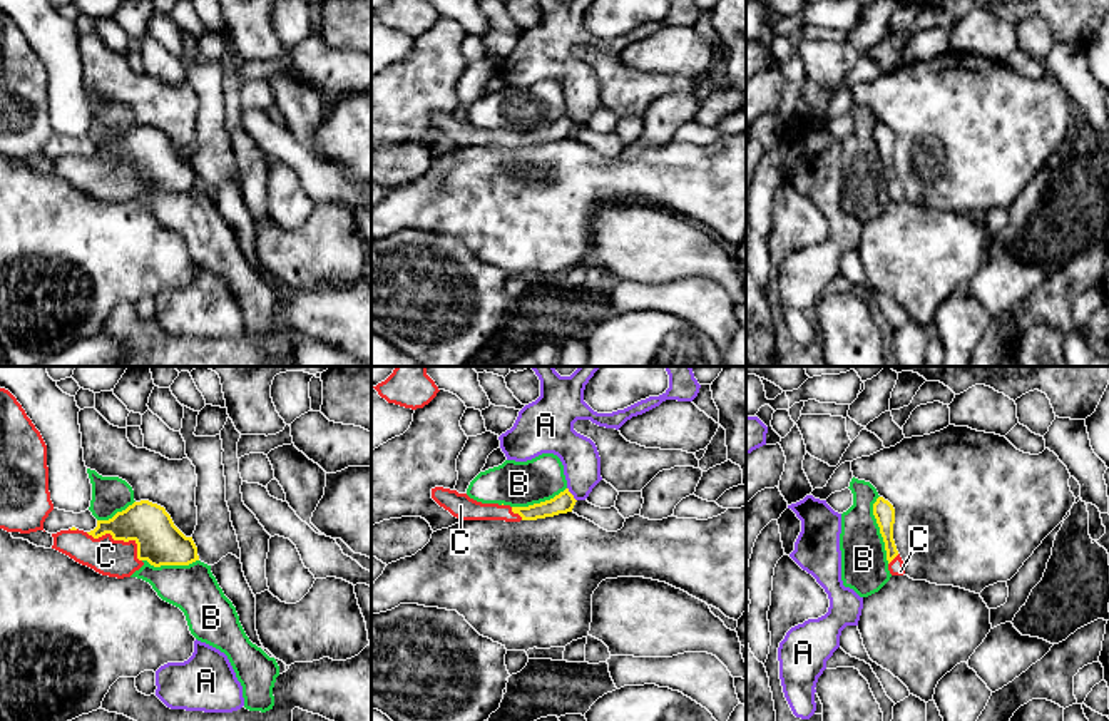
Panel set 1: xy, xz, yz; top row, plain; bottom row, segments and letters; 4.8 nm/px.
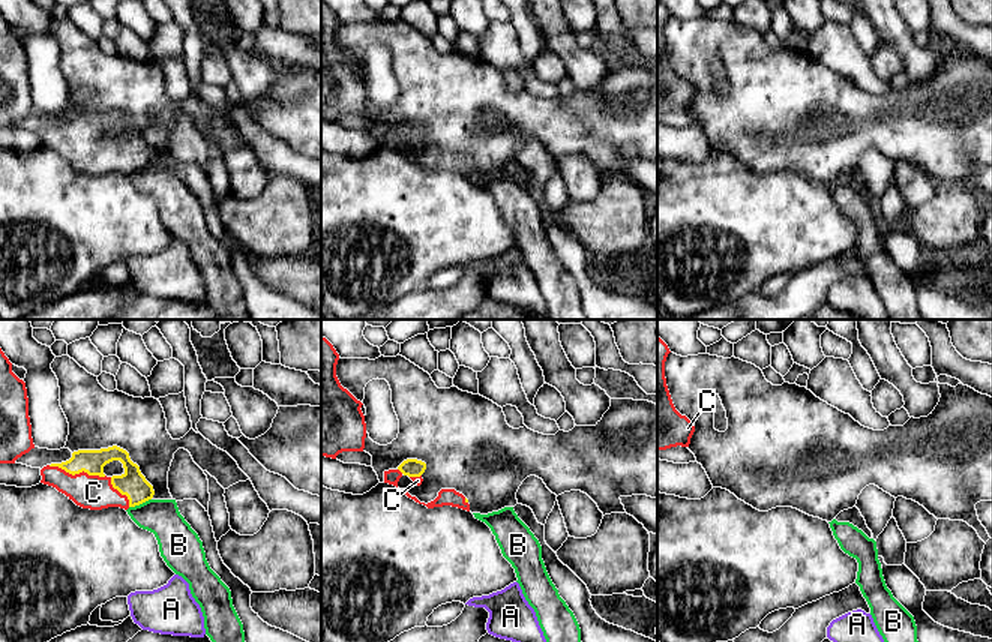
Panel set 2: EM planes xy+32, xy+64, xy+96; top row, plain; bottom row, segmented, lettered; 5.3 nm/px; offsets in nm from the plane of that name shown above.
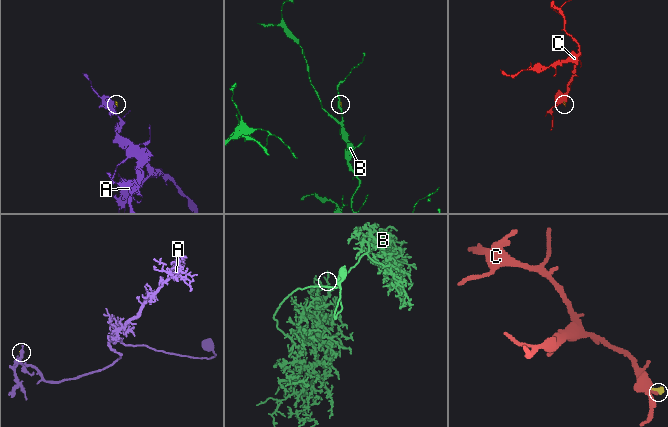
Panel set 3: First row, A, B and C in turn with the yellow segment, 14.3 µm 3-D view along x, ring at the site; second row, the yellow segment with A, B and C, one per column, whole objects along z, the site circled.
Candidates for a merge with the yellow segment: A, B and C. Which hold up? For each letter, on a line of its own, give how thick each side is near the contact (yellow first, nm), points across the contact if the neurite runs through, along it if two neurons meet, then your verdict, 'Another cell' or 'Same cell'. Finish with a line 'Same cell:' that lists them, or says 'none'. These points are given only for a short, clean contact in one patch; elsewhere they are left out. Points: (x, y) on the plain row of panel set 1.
A: Thickness 100 nm (yellow) against 180 nm. Boundary: xz (567, 112), (576, 126). Another cell
B: Thickness 100 nm (yellow) against 220 nm. Another cell
C: Thickness 220 nm (yellow) against 180 nm. Same cell
Same cell: C

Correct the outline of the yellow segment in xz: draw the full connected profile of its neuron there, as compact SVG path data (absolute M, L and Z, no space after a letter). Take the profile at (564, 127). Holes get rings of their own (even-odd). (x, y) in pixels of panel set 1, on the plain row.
M443 112L432 114L432 124L462 147L463 146L505 146L505 147L537 146L572 137L577 127L574 120L569 117L569 114L565 114L550 125L534 129L529 132L482 129L470 124L467 119L458 119L457 115Z

